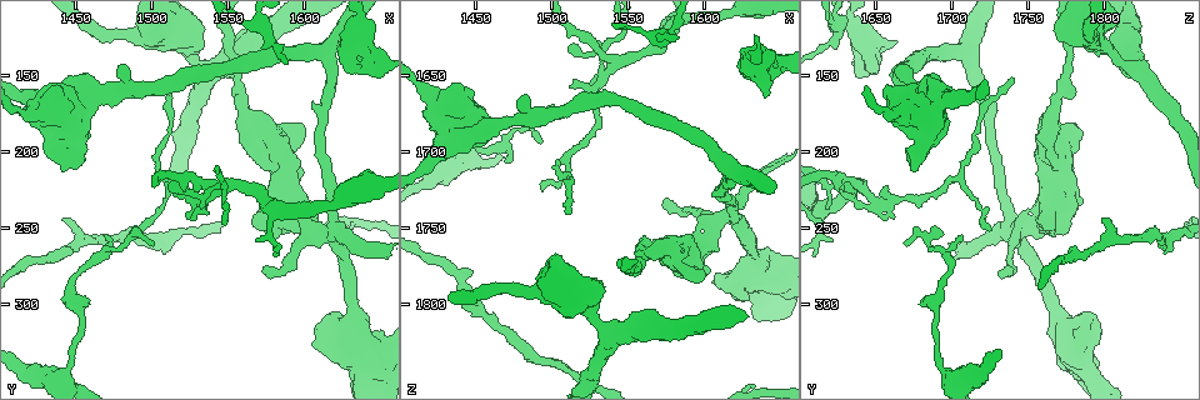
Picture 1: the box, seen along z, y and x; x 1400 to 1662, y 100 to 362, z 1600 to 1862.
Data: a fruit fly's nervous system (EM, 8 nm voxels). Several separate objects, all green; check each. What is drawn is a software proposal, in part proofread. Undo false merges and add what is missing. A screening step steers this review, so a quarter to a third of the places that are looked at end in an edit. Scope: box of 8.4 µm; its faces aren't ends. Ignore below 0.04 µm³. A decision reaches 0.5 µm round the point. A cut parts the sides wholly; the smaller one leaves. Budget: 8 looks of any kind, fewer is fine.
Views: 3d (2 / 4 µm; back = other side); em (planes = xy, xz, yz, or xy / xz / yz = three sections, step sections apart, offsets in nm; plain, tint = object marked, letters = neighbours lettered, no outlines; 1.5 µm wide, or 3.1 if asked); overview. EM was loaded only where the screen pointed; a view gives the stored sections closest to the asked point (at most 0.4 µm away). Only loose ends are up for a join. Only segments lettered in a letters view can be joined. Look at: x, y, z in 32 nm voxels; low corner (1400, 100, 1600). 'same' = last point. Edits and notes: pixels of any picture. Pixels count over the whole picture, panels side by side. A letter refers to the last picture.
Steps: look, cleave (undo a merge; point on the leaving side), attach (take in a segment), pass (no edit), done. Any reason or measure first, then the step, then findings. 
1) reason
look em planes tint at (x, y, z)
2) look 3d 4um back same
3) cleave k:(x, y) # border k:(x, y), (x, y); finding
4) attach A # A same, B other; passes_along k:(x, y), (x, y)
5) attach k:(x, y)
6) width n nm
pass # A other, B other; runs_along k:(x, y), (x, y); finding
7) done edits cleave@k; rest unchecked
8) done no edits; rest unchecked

an open end
look em planes letters at (1568, 244, 1766)

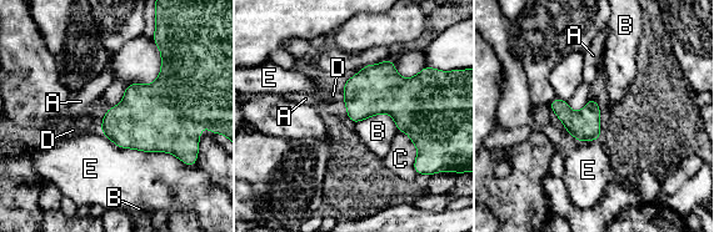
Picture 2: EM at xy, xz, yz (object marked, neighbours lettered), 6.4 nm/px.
pass # A other, B other, C other, D other, E other; none of them fits

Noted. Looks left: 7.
tapers out
look em xz step 8 letters at (1508, 152, 1740)

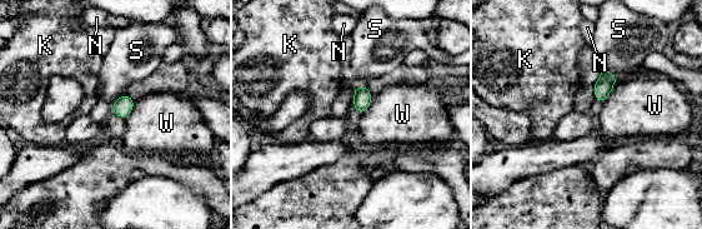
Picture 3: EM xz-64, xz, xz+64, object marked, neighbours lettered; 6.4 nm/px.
pass # K other, N other, S other, W other; border 3:(124, 93), (111, 104); none of them fits

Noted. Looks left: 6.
four arms meet
look 3d 4um at (1534, 234, 1636)

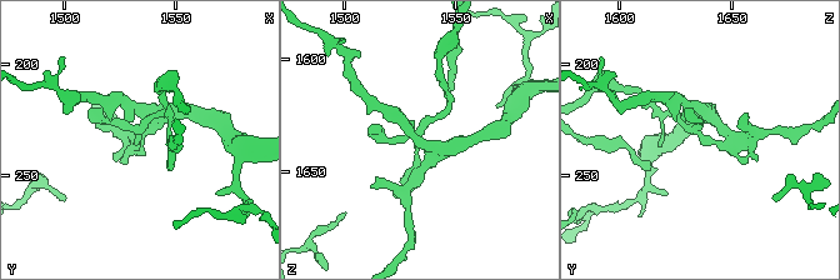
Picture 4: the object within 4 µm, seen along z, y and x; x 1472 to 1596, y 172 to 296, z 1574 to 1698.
need the tissue
look em planes letters at (1534, 233, 1637)

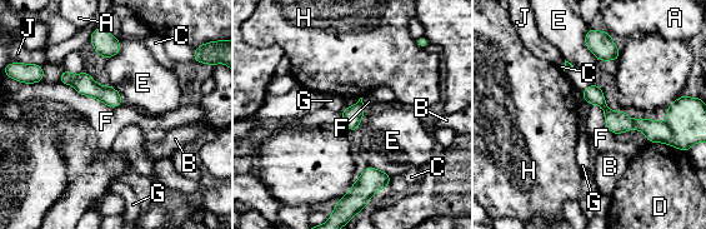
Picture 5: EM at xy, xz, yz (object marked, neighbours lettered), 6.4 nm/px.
cleave 5:(655, 132) # A other, B other, C other, D other, E other, F other, G other, H other, J other; border 5:(666, 123), (672, 134), (672, 144); a second cell is stuck on

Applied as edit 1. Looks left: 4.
done edits cleave@5; rest unchecked

